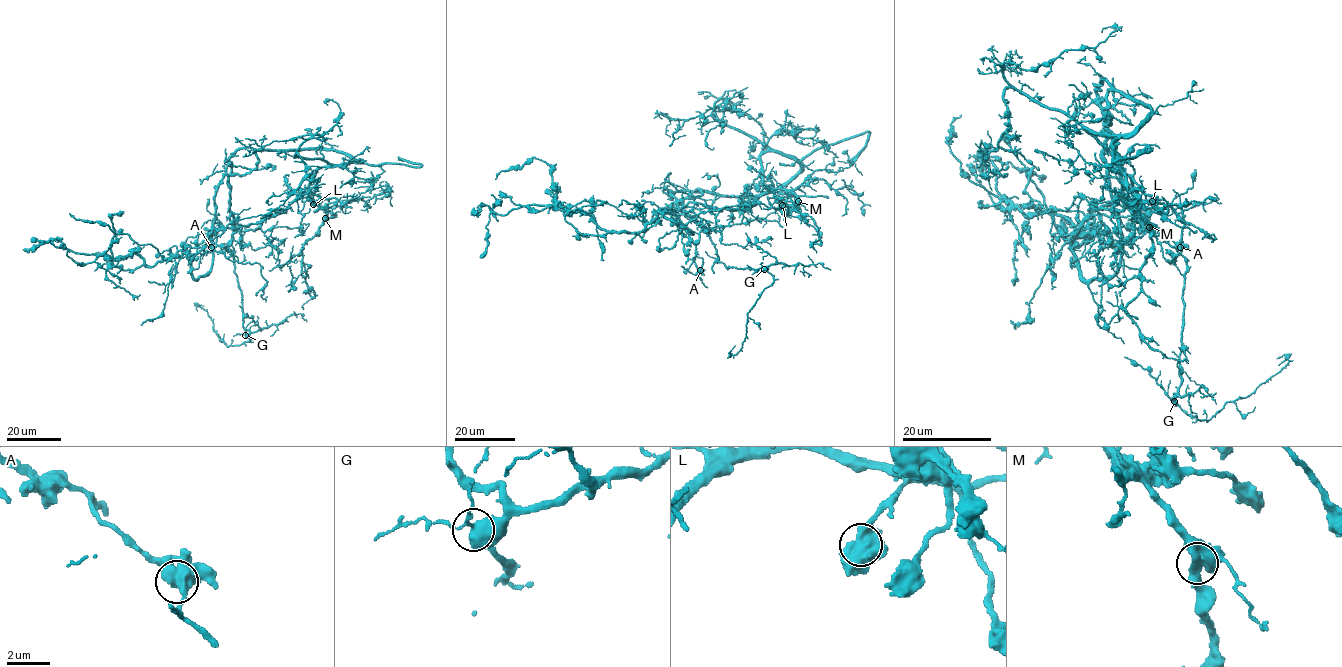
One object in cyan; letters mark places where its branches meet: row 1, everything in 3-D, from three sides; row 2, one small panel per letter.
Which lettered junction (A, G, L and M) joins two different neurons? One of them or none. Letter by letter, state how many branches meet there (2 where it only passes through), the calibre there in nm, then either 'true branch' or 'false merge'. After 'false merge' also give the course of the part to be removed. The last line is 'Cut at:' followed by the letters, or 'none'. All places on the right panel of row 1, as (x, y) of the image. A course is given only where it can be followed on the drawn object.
A: branches 3; calibre 550 nm; true branch
G: branches 3; calibre 480 nm; true branch
L: branches 3; calibre 600 nm; true branch
M: branches 3; calibre 600 nm; true branch
Cut at: none

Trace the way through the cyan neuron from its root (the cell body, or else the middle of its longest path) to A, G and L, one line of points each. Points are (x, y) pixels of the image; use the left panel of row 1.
A: (256, 223), (217, 230), (212, 229), (212, 226), (205, 237), (211, 247)
G: (256, 223), (263, 219), (258, 227), (240, 231), (234, 219), (238, 217), (230, 242), (245, 335)
L: (256, 223), (280, 214), (305, 194), (313, 193), (323, 200), (313, 204)

